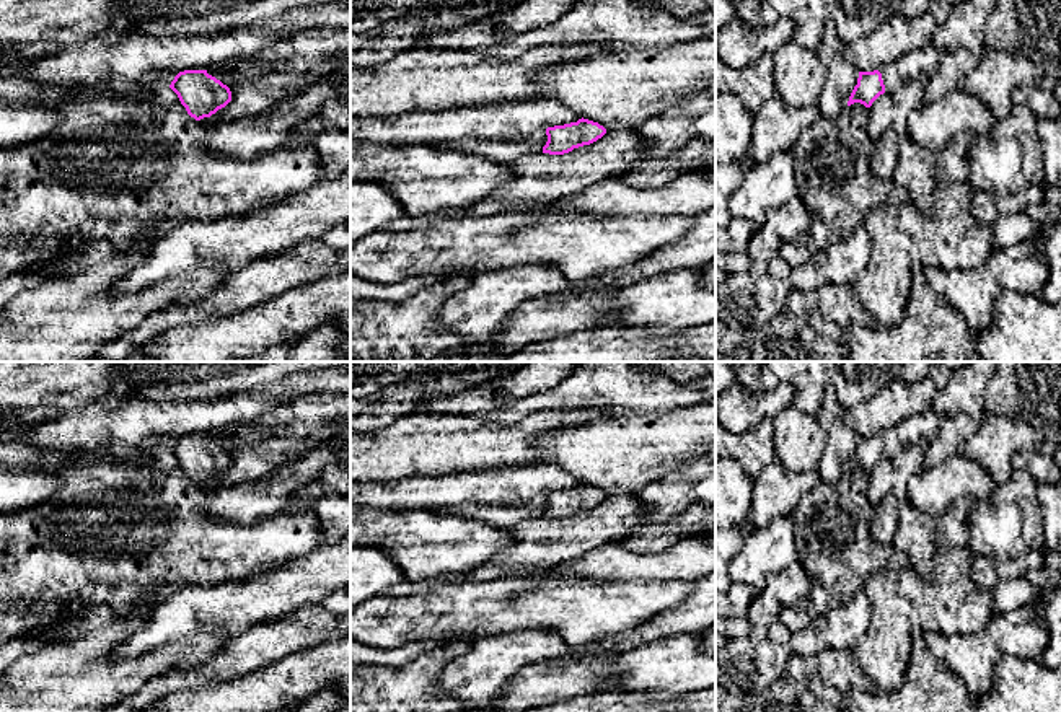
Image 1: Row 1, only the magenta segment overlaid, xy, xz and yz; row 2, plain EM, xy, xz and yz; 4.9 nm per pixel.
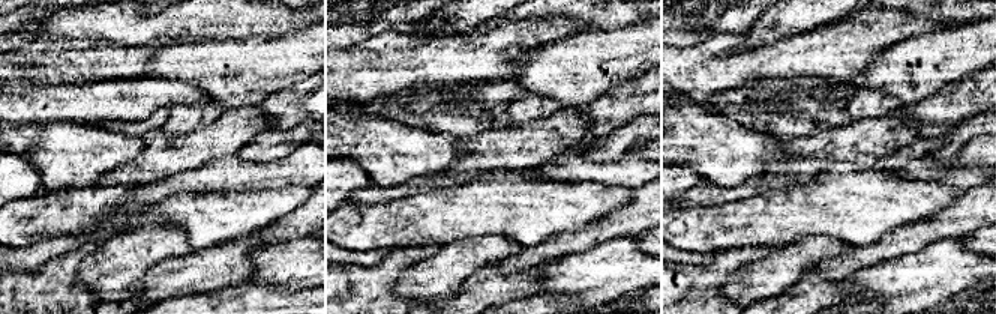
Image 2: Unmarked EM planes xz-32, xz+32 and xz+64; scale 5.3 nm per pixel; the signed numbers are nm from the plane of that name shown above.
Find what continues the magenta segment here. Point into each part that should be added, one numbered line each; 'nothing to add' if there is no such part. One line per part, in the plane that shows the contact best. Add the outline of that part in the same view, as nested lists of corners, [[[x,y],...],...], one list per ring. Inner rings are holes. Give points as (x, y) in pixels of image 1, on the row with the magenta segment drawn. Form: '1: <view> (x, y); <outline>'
1: yz (928, 59); [[[934,44],[908,52],[898,60],[882,67],[885,93],[893,93],[903,83],[919,78],[921,73],[931,75],[937,70],[949,52]]]

